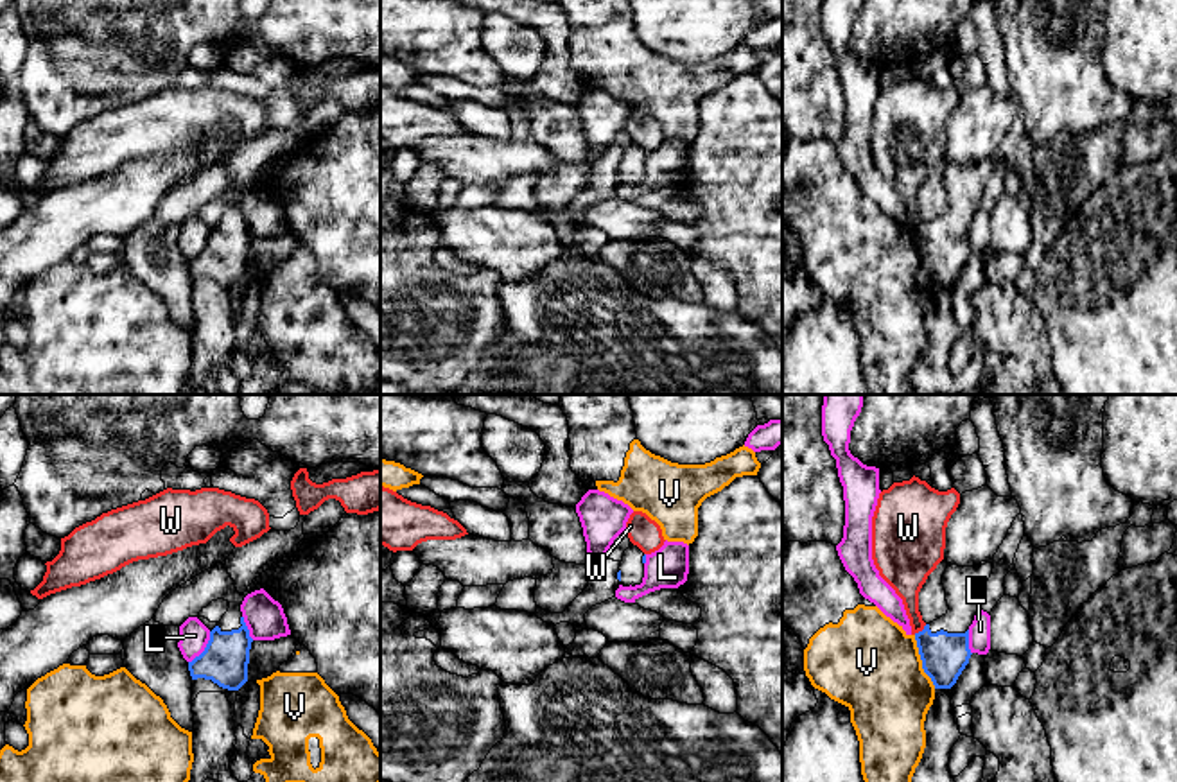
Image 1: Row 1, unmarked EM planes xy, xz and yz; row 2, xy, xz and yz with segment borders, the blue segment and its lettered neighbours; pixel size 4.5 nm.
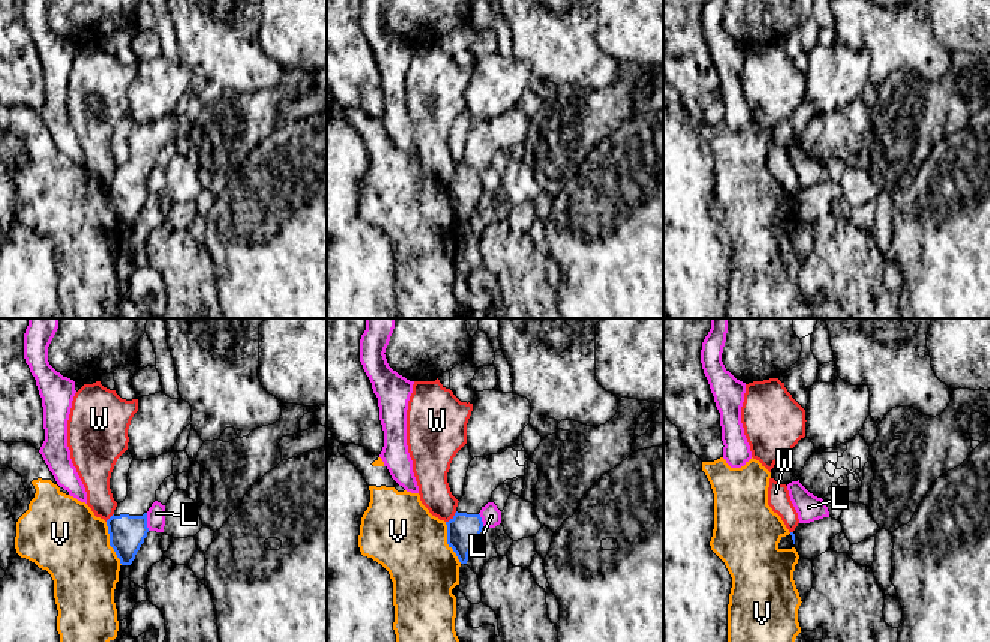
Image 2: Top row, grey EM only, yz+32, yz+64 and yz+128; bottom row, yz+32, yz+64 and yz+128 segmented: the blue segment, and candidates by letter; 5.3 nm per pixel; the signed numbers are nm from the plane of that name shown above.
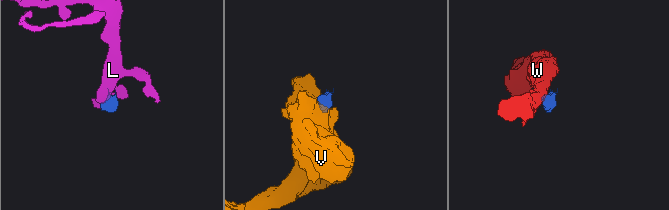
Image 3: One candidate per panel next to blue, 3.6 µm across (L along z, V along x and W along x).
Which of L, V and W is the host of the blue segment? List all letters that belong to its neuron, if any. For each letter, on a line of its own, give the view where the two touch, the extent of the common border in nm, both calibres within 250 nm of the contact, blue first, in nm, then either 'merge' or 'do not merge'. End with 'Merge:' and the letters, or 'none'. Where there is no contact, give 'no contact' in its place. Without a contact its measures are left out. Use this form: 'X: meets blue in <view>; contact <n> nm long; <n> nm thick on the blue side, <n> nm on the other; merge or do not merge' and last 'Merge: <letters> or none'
L: meets blue in xy; contact 170 nm long; 220 nm thick on the blue side, 140 nm on the other; do not merge
V: meets blue in yz; contact 260 nm long; 220 nm thick on the blue side, 440 nm on the other; do not merge
W: meets blue in yz; contact 80 nm long; 220 nm thick on the blue side, 160 nm on the other; do not merge
Merge: none

